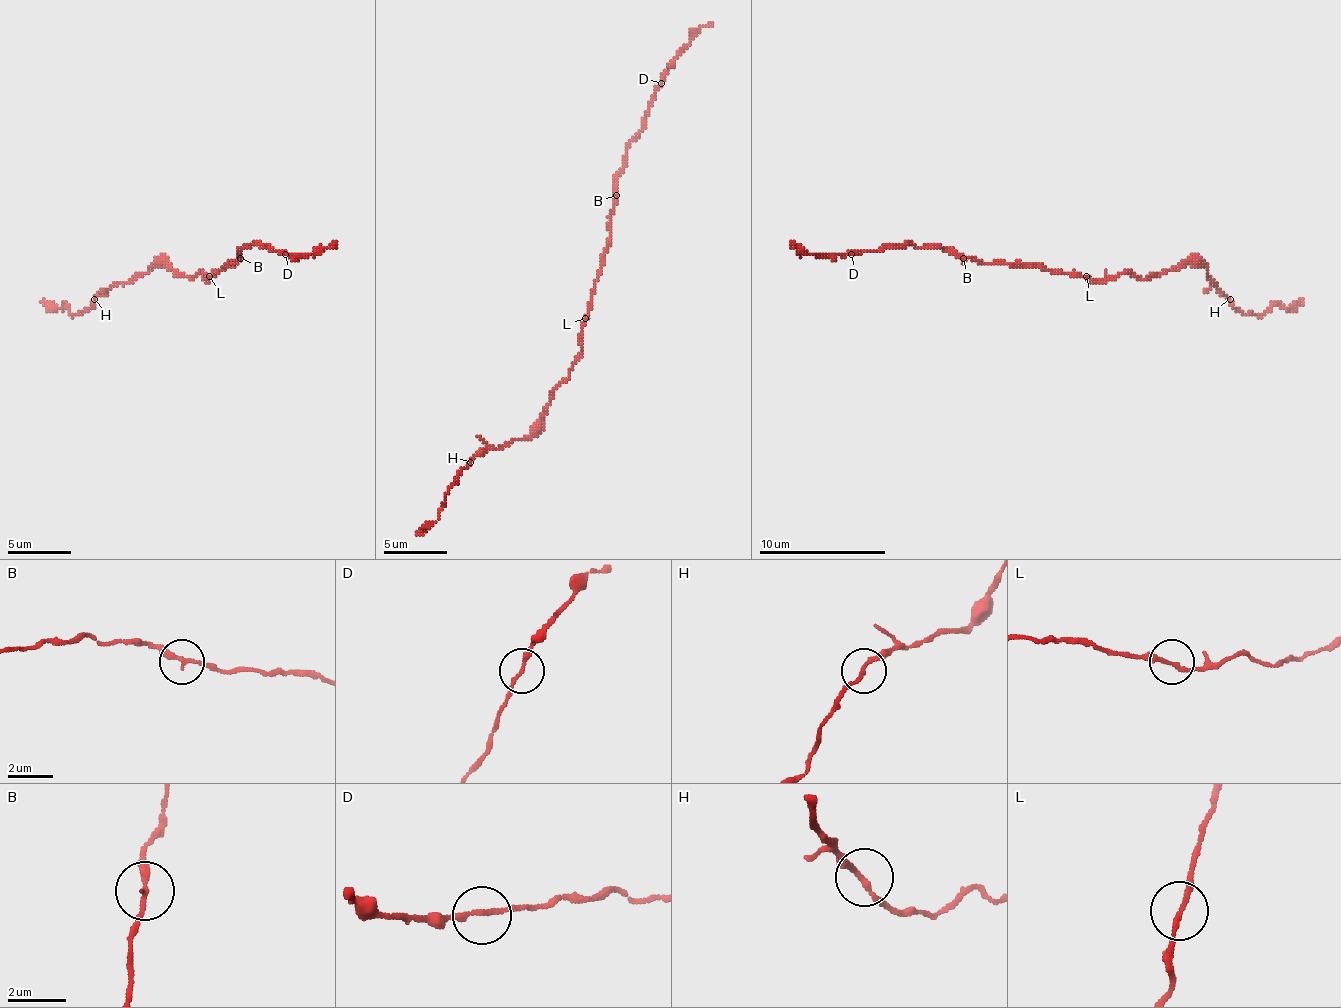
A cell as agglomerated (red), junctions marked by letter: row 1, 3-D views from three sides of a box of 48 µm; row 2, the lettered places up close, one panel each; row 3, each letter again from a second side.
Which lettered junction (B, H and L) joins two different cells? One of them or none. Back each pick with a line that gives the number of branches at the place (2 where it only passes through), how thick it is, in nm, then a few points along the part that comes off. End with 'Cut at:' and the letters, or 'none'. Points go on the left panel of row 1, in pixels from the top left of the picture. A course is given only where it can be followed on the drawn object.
Cut at: none

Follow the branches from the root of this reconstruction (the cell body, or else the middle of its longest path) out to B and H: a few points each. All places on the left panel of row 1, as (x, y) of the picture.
B: (212, 276), (225, 264), (234, 264), (241, 257)
H: (212, 276), (206, 280), (199, 273), (190, 280), (155, 264), (94, 299)

